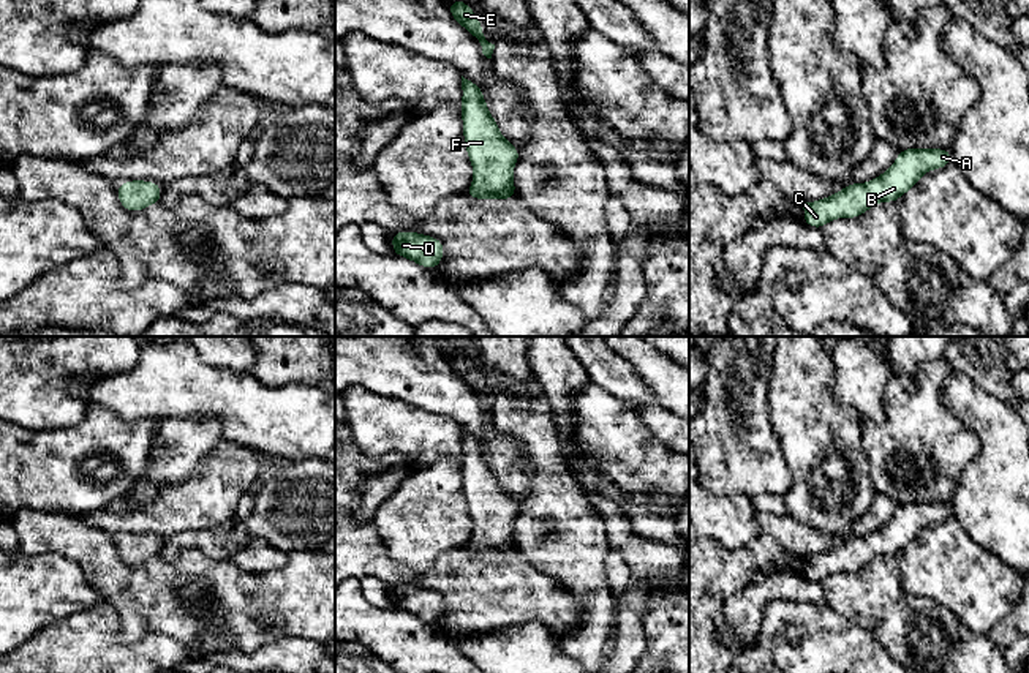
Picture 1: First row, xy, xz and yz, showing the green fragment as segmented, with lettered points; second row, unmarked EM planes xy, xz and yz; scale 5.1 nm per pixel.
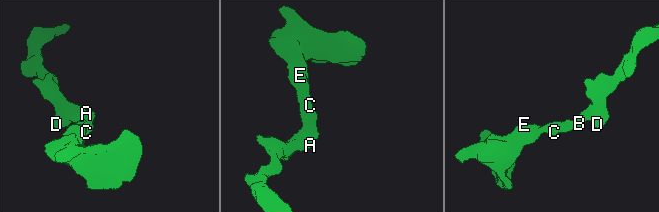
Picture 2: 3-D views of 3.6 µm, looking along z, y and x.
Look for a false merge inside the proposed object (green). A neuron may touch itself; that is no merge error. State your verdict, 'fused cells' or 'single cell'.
single cell

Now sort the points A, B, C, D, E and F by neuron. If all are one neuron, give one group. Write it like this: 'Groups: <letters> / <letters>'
Groups: A B C D E F

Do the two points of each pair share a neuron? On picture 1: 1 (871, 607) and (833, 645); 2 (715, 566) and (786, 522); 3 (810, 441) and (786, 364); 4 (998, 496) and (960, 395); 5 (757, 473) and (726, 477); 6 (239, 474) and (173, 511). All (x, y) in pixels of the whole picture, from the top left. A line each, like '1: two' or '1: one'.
1: two
2: two
3: one
4: one
5: one
6: one

